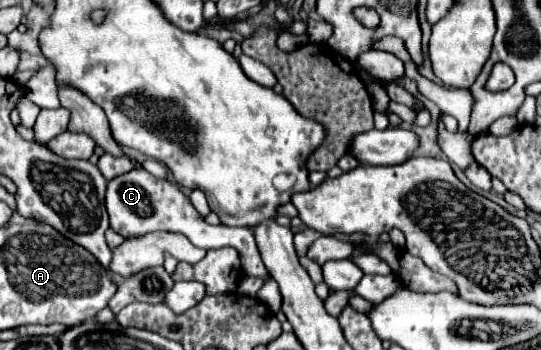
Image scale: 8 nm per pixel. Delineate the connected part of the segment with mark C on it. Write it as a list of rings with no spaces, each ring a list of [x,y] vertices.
[[[131,170],[125,172],[113,180],[109,180],[107,184],[107,196],[105,196],[105,206],[109,212],[109,222],[111,228],[119,234],[123,234],[125,238],[133,238],[139,234],[147,234],[147,232],[181,232],[187,234],[187,238],[203,250],[211,250],[211,248],[225,248],[231,246],[239,252],[241,256],[241,264],[247,276],[263,276],[263,280],[267,280],[267,284],[263,284],[263,288],[257,292],[257,298],[267,304],[267,308],[271,308],[271,312],[279,312],[281,310],[281,294],[279,294],[279,286],[275,284],[275,280],[269,276],[265,264],[261,262],[259,250],[257,250],[257,242],[255,242],[255,232],[249,226],[243,228],[229,228],[229,226],[209,226],[199,212],[191,206],[189,198],[173,184],[169,184],[167,180],[159,180],[155,176],[151,176],[147,170]]]

